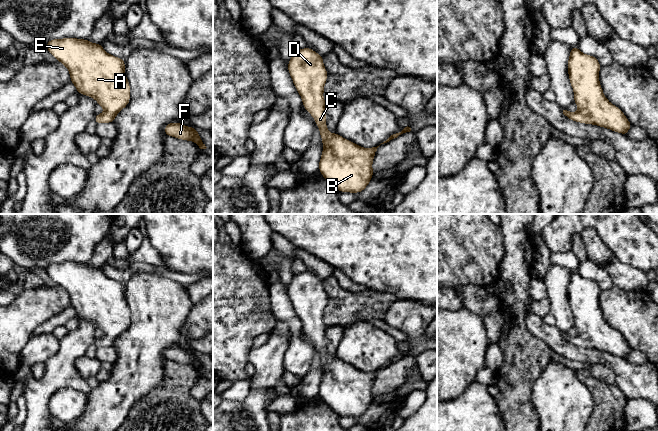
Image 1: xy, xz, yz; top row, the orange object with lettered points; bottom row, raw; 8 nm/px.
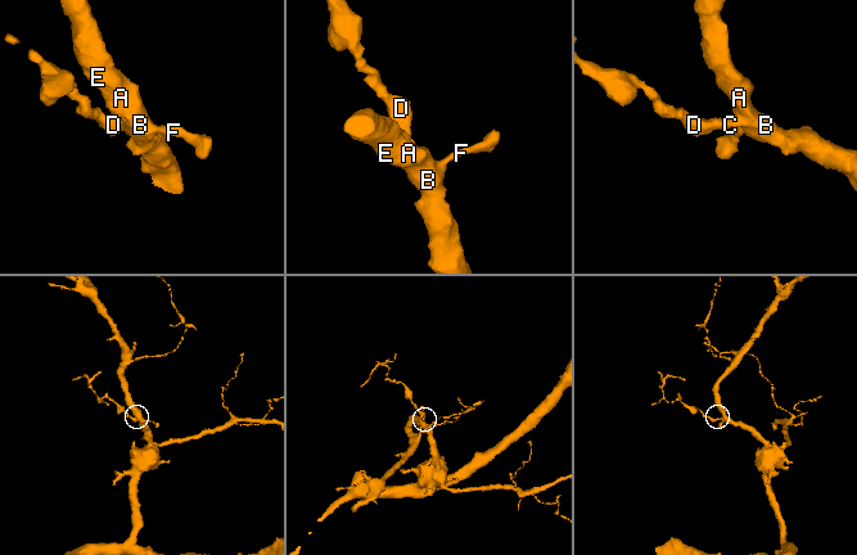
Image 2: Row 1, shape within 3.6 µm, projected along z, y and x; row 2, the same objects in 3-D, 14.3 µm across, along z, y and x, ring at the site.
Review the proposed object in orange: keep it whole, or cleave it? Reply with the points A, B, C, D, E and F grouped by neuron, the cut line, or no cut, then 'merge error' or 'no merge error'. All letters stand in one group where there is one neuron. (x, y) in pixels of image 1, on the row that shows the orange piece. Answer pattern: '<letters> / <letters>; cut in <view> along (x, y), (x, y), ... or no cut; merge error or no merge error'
A B C D E F; no cut; no merge error

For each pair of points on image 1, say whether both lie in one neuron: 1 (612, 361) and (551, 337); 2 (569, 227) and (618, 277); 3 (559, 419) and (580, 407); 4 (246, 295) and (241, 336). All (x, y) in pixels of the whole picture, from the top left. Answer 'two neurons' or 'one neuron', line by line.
1: one neuron
2: two neurons
3: one neuron
4: one neuron

